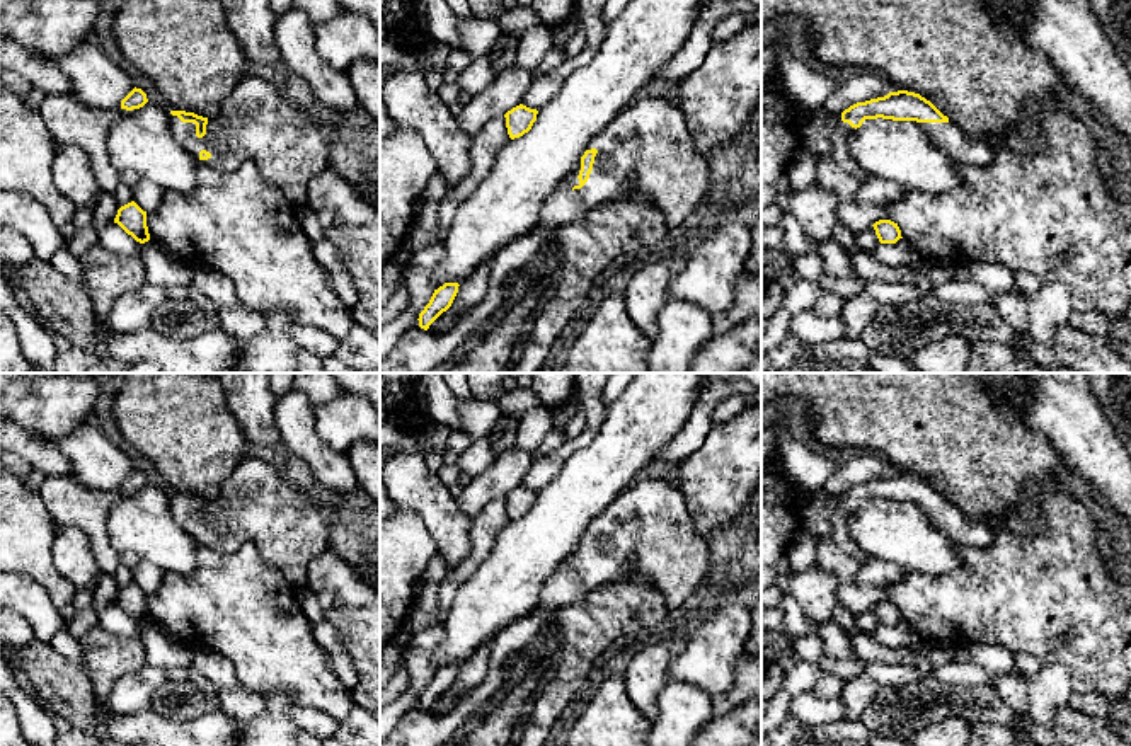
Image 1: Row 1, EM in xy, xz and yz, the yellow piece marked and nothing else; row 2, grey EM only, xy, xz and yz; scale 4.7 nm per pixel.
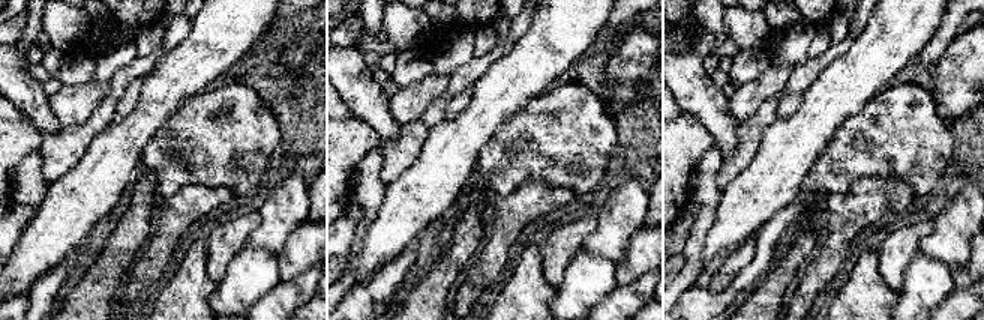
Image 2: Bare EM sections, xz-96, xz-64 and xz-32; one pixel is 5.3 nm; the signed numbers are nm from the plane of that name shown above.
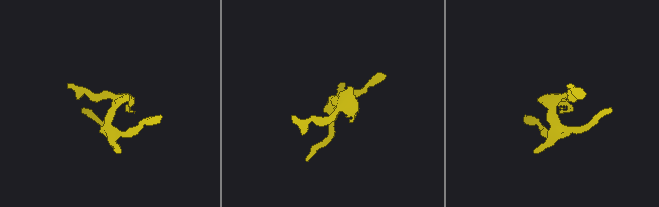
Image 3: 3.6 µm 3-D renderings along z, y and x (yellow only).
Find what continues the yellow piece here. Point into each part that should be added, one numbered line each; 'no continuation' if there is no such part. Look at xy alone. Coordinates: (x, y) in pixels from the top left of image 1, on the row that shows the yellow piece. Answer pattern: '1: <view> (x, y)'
1: xy (256, 123)

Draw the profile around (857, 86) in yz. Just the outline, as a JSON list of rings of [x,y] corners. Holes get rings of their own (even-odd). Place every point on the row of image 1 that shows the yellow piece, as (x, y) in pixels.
[[[848,70],[823,107],[831,114],[841,114],[857,102],[884,97],[887,94],[887,82],[882,75],[869,70]]]

